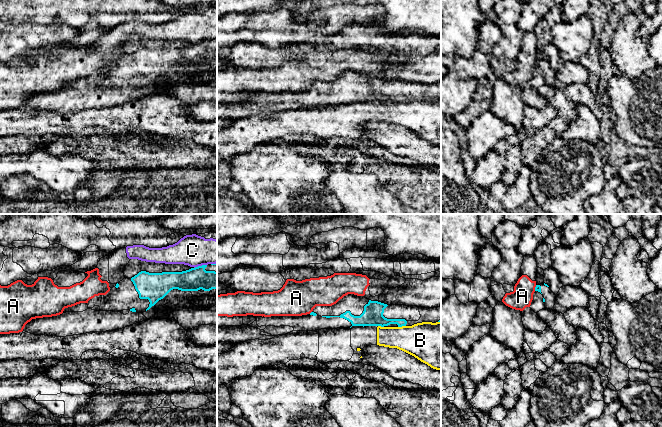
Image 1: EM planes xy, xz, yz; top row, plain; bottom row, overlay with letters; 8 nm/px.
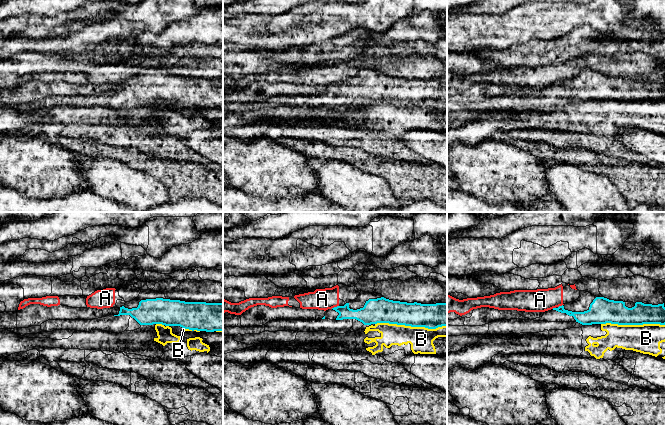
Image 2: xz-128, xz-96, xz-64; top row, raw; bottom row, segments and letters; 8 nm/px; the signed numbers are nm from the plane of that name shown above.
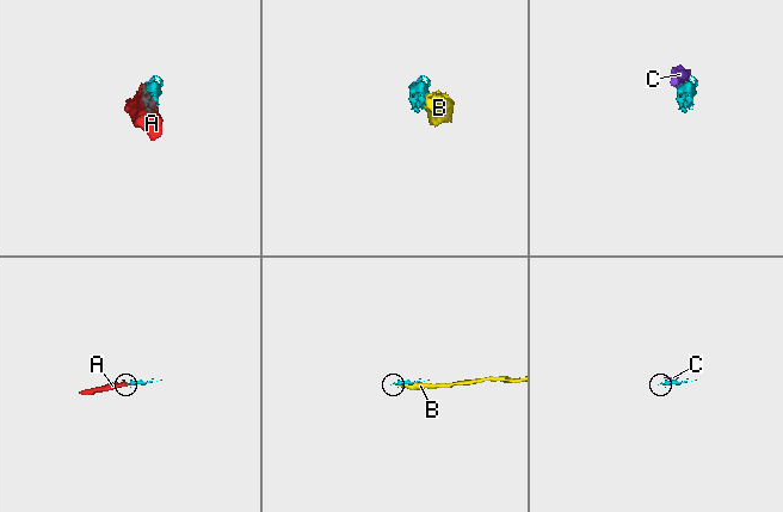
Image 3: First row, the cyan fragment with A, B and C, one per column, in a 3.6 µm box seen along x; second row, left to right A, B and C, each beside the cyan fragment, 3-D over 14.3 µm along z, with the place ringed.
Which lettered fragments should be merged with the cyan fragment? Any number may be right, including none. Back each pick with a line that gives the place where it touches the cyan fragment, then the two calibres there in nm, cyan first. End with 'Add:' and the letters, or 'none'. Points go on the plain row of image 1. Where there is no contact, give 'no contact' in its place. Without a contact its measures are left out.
Add: none

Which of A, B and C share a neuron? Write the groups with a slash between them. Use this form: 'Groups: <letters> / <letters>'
Groups: A C / B

